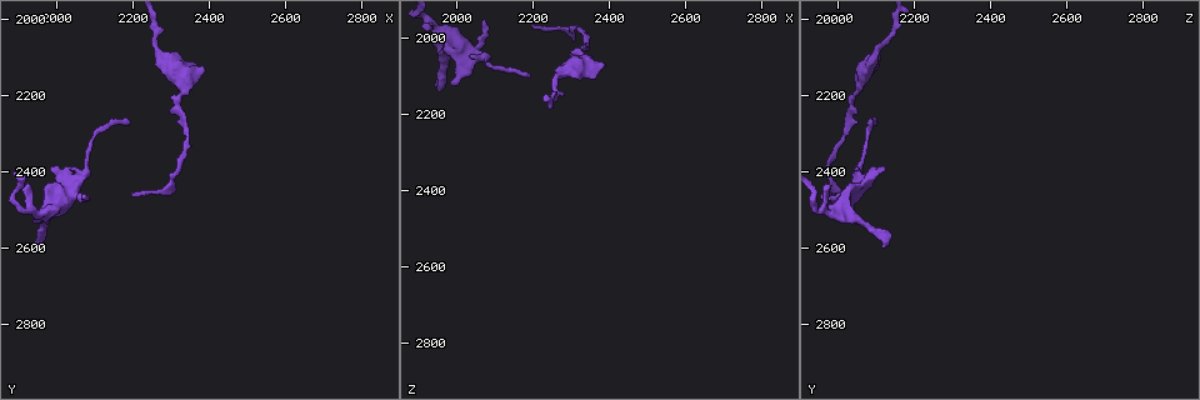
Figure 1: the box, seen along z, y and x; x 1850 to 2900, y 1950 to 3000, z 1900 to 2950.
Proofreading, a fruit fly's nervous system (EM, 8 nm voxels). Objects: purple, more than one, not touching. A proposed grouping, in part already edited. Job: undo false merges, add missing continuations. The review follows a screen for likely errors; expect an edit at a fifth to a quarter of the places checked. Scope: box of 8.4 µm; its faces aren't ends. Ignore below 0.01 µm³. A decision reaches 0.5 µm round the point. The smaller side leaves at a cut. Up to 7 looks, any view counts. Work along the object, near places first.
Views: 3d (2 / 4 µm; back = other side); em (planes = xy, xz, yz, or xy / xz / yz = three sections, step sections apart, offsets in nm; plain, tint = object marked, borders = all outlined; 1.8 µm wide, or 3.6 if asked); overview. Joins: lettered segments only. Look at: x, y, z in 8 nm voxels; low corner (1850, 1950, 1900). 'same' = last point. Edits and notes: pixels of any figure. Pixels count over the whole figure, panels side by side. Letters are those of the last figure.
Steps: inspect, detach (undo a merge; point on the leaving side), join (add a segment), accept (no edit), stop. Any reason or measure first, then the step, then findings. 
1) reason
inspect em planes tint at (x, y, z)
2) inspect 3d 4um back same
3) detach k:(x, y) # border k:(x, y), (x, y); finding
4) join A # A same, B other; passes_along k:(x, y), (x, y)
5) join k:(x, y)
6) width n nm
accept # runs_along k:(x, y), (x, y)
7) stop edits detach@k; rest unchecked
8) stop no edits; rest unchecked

end of a long branch
inspect em planes plain at (2190, 2465, 1975)

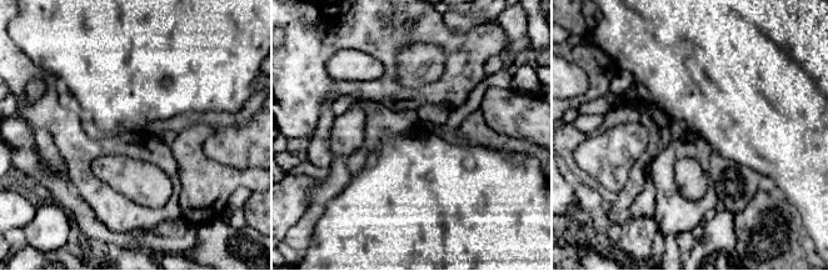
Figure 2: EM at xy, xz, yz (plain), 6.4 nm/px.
inspect em planes borders same

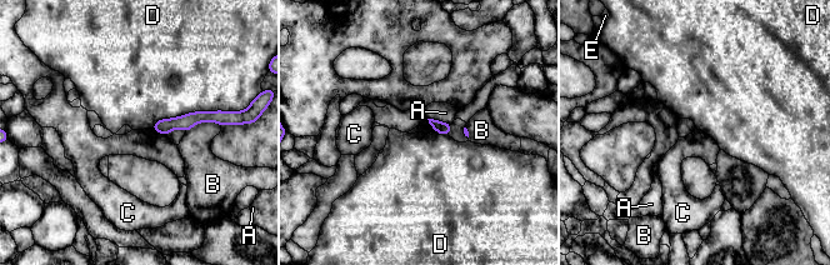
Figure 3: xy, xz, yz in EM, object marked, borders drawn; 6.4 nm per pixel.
accept # A other, B other, C other, D other, E other; runs_along 3:(213, 116), (156, 126); no lettered segment goes on from it

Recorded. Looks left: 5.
an open end
inspect 3d 2um back at (1995, 2385, 2115)

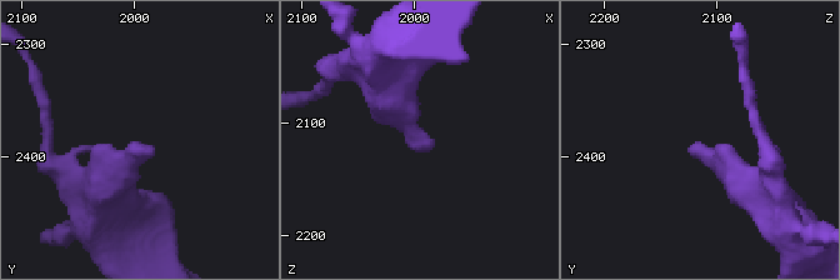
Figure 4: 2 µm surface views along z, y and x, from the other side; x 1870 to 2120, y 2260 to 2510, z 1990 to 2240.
inspect em xz step 8 borders at (1996, 2384, 2118)

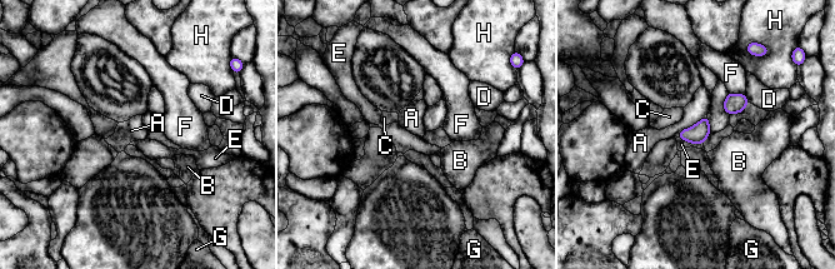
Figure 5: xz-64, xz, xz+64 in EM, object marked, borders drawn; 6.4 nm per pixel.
accept # A other, B other, C other, D other, E other, F other, G other, H other; border 5:(706, 114), (676, 137); none of them fits

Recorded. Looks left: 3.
an open end
inspect 3d 2um back at (2390, 2135, 2075)

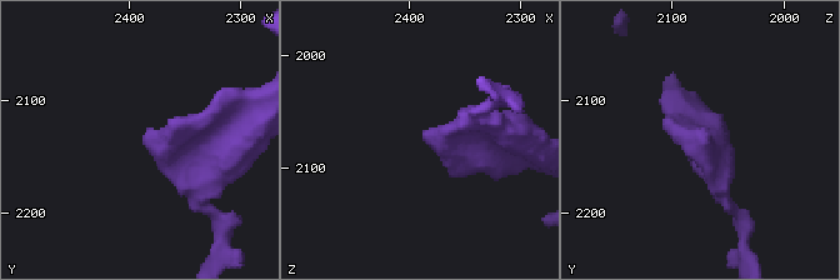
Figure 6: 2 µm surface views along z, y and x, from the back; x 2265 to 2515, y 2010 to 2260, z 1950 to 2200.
now the EM
inspect em planes borders at (2386, 2132, 2072)

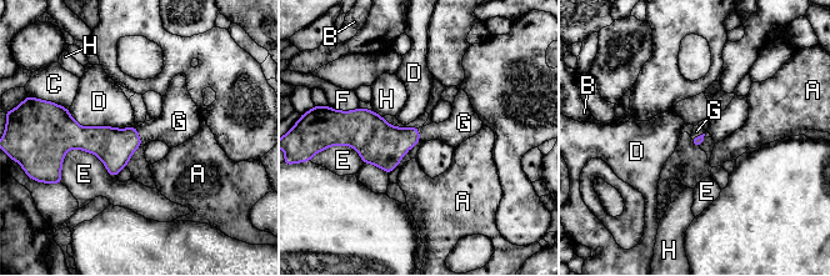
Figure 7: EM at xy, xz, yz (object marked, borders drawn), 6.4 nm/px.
join G # A other, B other, C other, D other, E other, F other, G same, H other; passes_along 7:(114, 146), (139, 136), (175, 125); it goes on there

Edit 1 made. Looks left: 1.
stop edits join@7; rest unchecked

